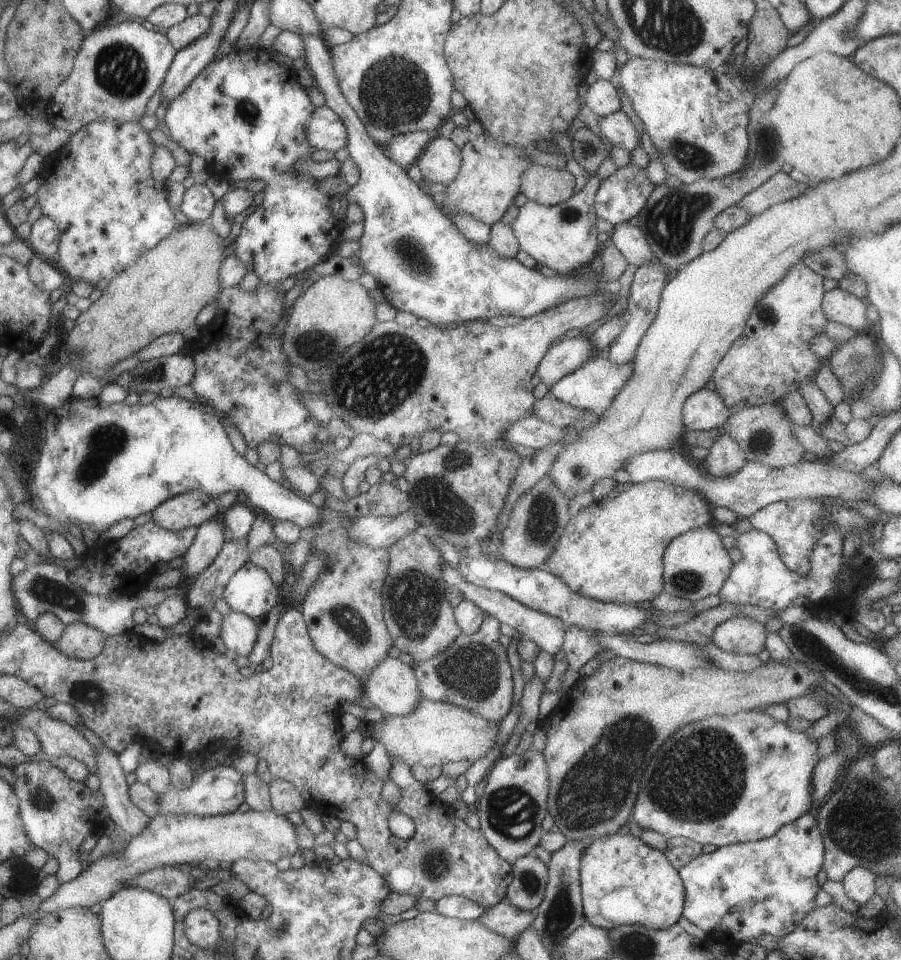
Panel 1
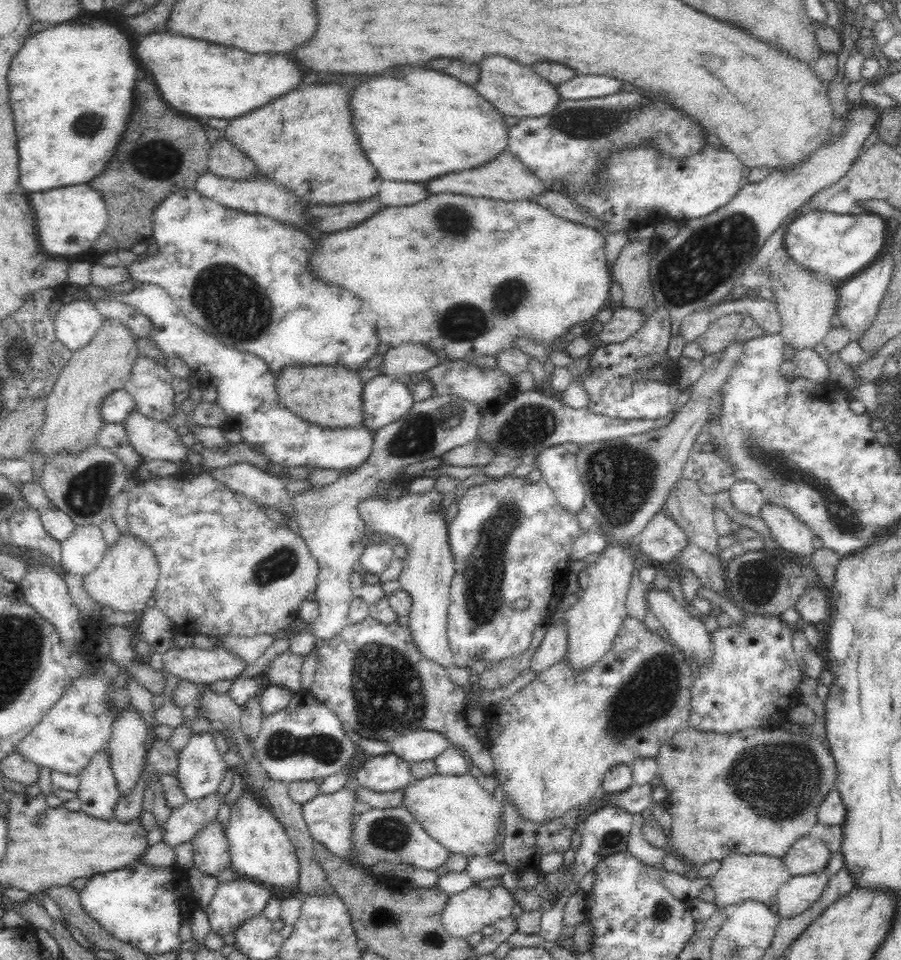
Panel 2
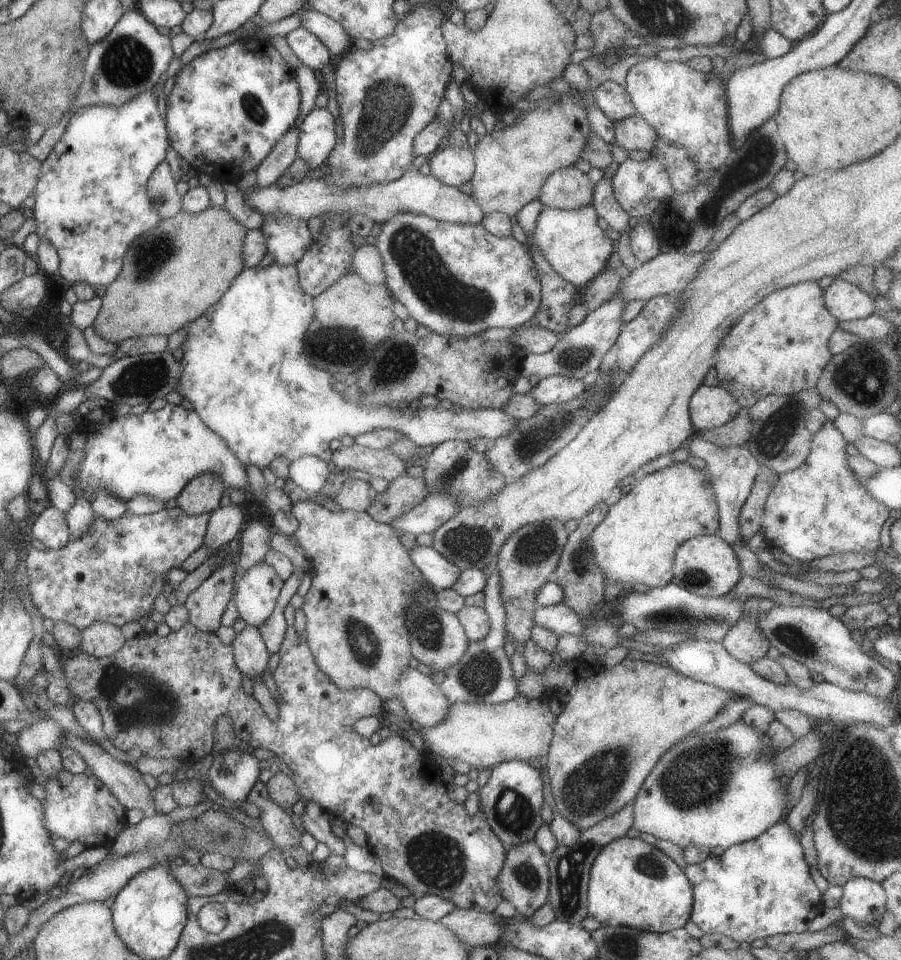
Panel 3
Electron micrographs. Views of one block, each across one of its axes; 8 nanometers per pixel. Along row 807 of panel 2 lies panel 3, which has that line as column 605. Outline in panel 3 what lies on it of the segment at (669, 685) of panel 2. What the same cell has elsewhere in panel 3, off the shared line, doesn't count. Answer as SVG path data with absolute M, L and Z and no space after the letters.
M689 461L674 463L644 476L626 496L610 505L602 524L598 524L592 532L588 546L596 566L604 572L606 582L621 582L628 588L634 584L645 584L648 589L663 587L672 580L674 559L680 544L692 537L716 535L719 529L718 513L714 488L704 469L692 466Z

